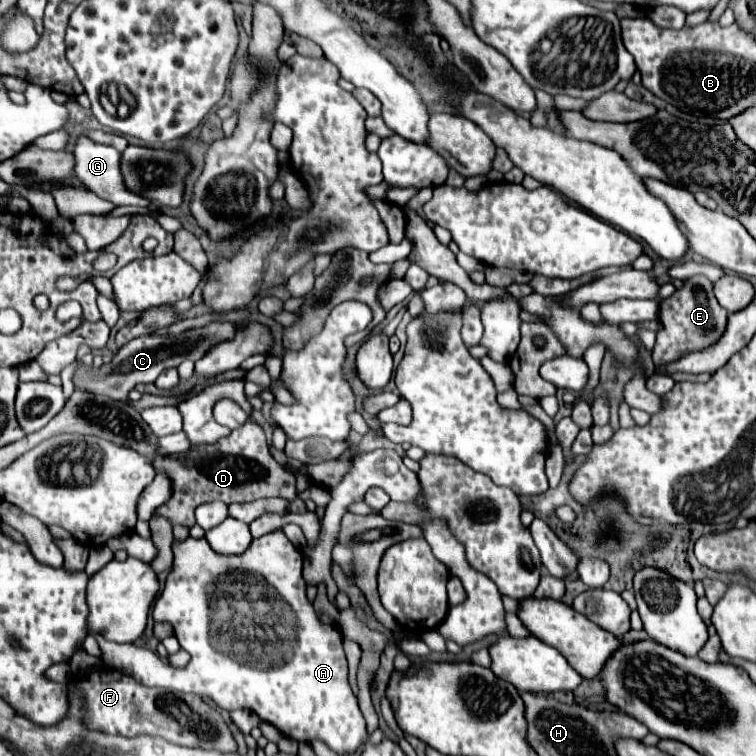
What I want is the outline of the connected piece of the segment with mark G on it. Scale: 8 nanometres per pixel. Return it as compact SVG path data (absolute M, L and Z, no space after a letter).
M79 137L77 145L73 149L75 153L75 173L77 179L95 195L99 195L105 201L111 201L113 205L135 205L135 207L149 207L149 199L133 193L127 189L123 175L121 175L121 153L115 151L109 145L99 145L91 141L89 137Z

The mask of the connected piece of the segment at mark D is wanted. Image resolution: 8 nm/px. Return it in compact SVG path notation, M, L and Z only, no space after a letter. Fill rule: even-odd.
M247 421L245 425L235 429L227 439L223 439L223 443L219 443L219 447L195 451L195 455L191 455L191 459L185 459L183 463L175 463L173 459L169 459L169 455L155 455L155 467L159 467L159 463L167 463L167 471L175 475L175 495L171 495L171 499L153 515L161 515L171 525L193 527L195 507L215 499L229 505L281 497L289 501L289 513L307 513L303 499L295 491L295 475L291 475L291 471L281 467L271 457L263 429L253 421Z

